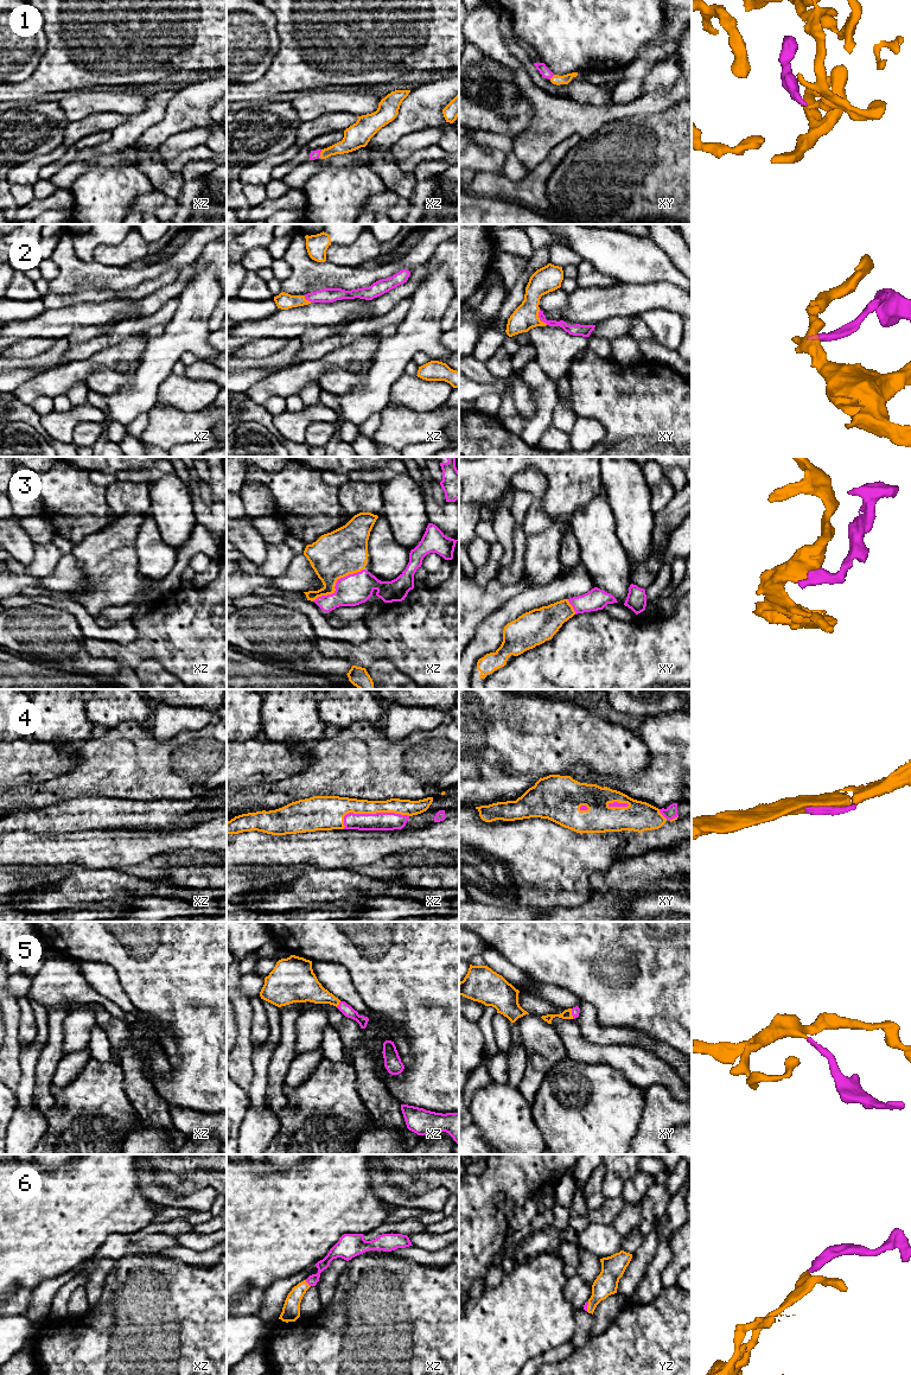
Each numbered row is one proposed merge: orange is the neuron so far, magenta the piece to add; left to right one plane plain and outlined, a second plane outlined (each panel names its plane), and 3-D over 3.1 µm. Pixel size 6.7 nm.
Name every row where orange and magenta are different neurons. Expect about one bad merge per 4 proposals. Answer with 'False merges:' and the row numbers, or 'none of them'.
False merges: none of them

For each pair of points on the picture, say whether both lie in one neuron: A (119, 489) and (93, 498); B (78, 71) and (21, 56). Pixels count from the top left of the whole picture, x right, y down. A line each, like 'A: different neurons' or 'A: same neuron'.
A: different neurons
B: different neurons

